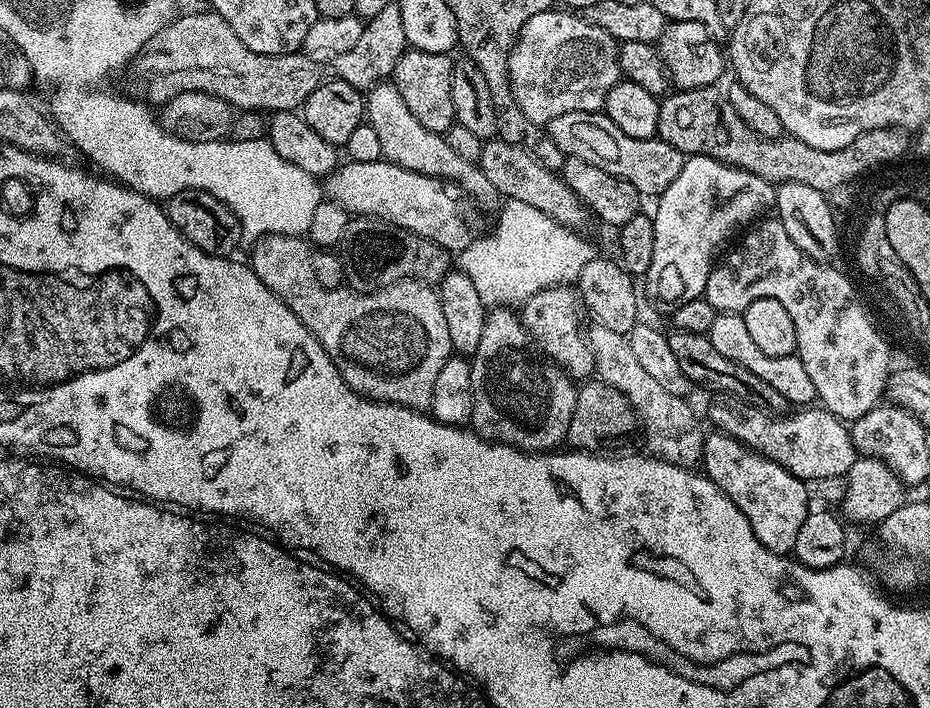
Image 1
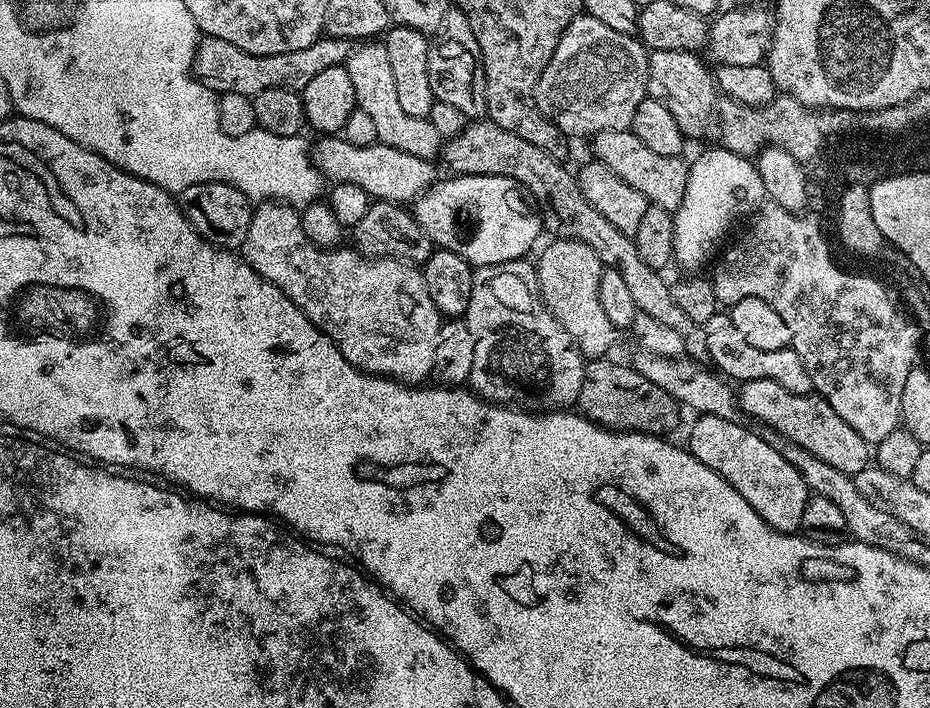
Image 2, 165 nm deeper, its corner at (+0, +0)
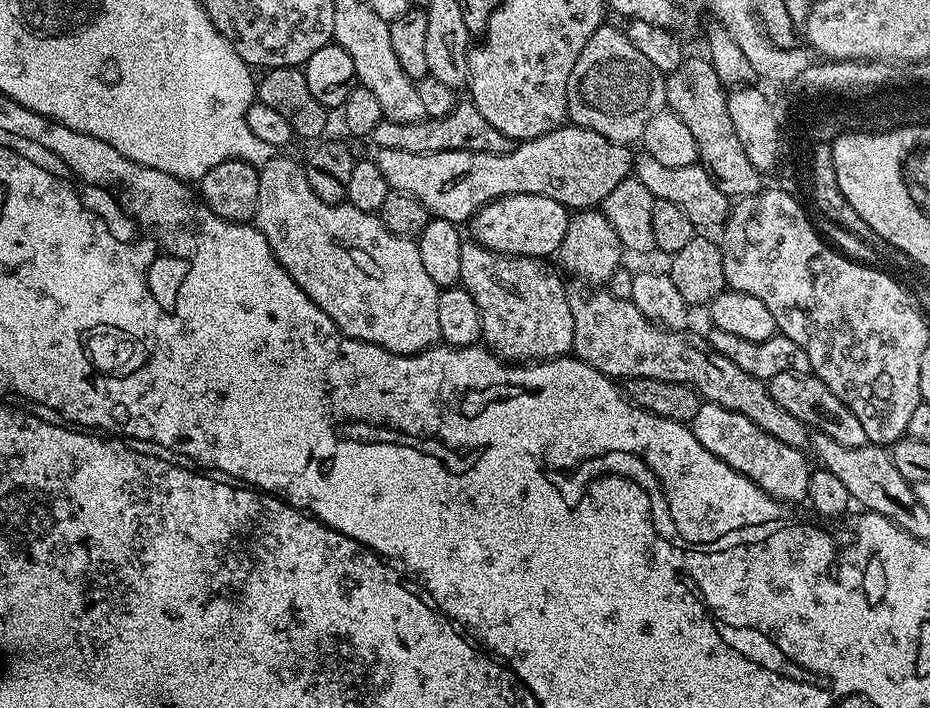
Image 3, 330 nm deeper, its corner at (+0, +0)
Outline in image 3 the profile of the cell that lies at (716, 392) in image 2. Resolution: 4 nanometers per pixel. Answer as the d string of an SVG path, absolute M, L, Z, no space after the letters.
M580 286L577 292L573 291L568 298L568 311L570 313L570 323L574 342L572 343L572 352L575 359L584 360L594 370L613 378L658 378L662 382L682 382L690 386L700 396L701 401L717 404L726 410L734 410L738 414L746 414L754 426L766 430L778 442L786 442L786 446L794 446L801 450L807 449L810 444L810 429L790 410L782 410L778 402L770 394L765 381L754 378L754 374L746 374L746 370L741 370L730 358L722 358L713 348L702 346L696 340L688 340L687 331L676 331L674 329L664 328L656 323L646 314L638 310L638 306L632 304L632 301L623 296L615 296L608 290L593 290L588 286Z

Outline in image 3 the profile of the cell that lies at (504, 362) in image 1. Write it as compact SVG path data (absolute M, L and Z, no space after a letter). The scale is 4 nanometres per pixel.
M472 242L470 246L461 247L462 270L460 284L474 298L478 305L478 314L482 318L483 347L505 362L539 362L557 360L572 352L574 334L568 311L569 289L564 289L560 281L561 273L551 268L549 261L534 256L504 256L489 248L482 248Z

